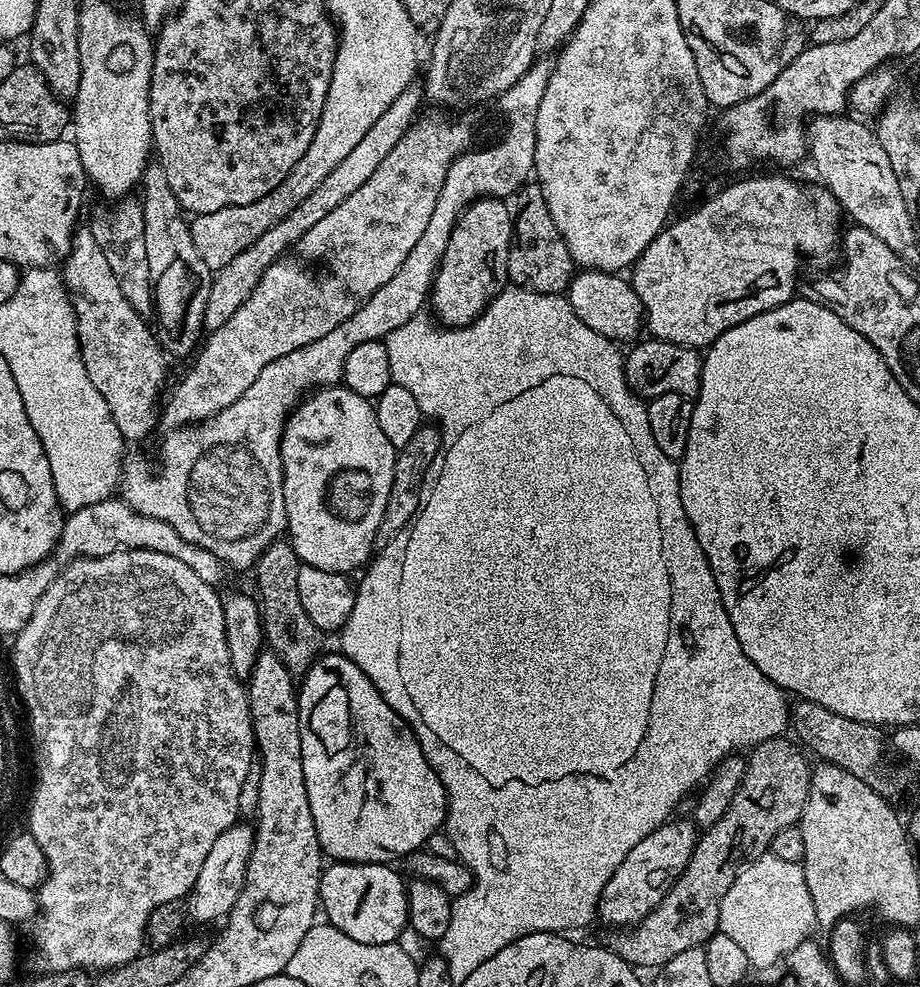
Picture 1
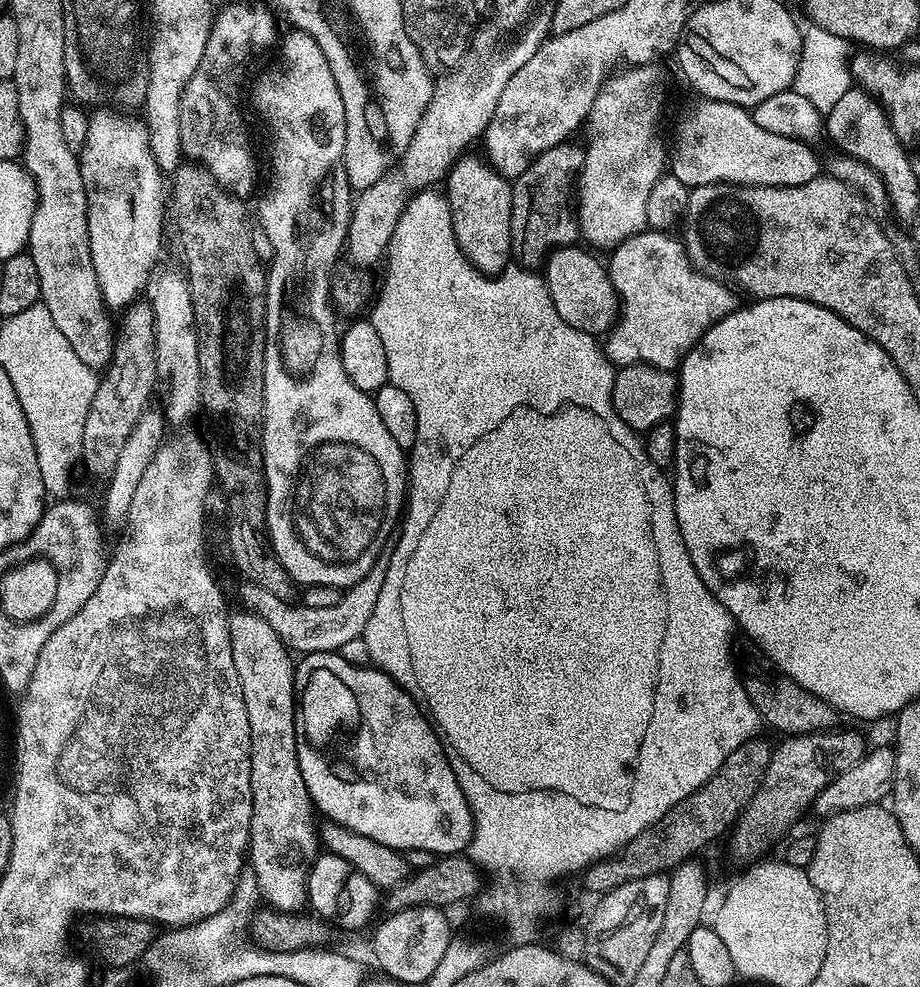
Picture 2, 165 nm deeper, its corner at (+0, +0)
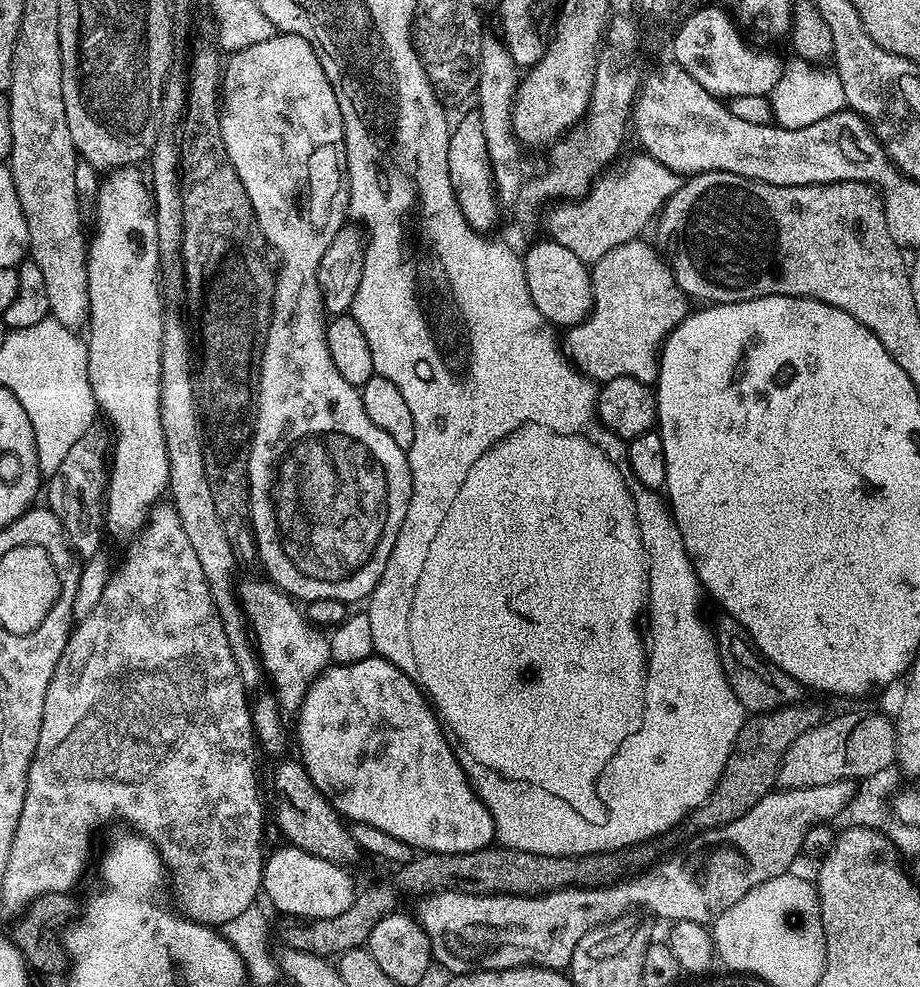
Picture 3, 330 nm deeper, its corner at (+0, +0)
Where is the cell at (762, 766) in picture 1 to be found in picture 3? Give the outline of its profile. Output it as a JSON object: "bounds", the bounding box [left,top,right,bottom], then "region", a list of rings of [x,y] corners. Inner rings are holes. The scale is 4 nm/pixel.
{"bounds":[780,712,896,789],"region":[[[848,712],[845,716],[836,716],[816,728],[806,730],[802,738],[798,738],[786,750],[786,754],[780,763],[781,789],[805,788],[806,786],[826,786],[826,782],[838,782],[850,780],[860,782],[865,777],[878,773],[887,767],[895,765],[896,761],[896,726],[891,719],[888,720],[880,712]]]}

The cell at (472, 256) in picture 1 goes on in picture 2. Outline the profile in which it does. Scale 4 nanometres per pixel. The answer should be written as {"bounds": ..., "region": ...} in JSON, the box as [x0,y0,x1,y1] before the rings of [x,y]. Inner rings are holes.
{"bounds":[446,154,512,277],"region":[[[465,154],[448,170],[446,199],[452,215],[454,238],[460,252],[475,268],[486,276],[495,277],[509,267],[512,260],[510,214],[512,213],[512,186],[499,176],[491,164],[472,154]]]}

